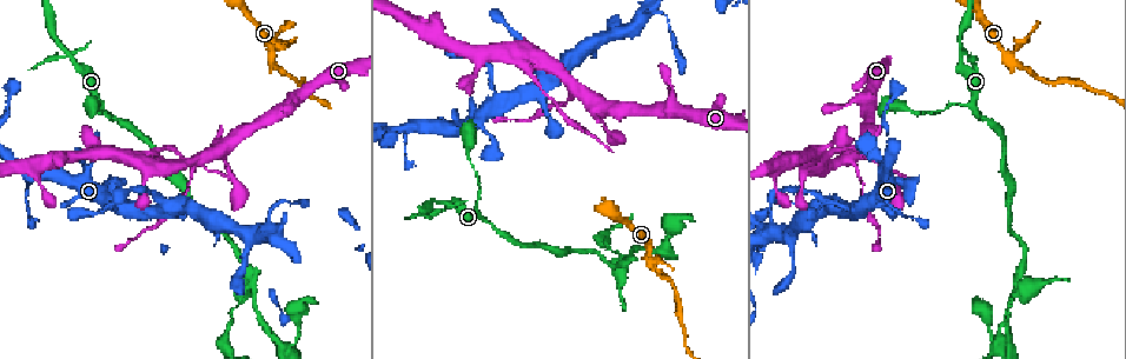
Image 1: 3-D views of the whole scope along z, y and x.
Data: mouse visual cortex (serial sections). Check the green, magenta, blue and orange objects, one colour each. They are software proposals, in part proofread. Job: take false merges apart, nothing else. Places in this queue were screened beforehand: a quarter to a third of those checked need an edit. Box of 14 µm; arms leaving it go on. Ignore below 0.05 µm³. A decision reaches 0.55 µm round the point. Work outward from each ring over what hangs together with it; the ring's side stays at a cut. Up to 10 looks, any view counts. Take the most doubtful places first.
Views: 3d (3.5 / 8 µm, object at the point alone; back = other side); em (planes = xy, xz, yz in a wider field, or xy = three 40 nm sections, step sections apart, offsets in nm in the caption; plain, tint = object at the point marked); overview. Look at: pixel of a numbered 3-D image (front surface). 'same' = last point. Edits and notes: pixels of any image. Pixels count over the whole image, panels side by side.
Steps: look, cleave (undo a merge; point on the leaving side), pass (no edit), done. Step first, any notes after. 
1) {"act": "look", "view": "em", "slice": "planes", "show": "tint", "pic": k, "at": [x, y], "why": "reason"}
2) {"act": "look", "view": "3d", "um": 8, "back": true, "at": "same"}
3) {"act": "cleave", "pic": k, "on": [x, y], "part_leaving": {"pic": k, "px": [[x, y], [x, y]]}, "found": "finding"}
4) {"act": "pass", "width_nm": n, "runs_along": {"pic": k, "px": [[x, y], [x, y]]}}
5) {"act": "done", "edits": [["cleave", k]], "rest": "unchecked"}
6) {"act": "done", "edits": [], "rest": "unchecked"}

{"act": "look", "view": "em", "slice": "xy", "step": 5, "show": "tint", "pic": 1, "at": [840, 150], "why": "calibre changes"}

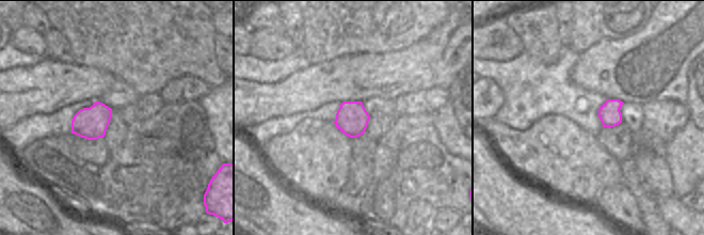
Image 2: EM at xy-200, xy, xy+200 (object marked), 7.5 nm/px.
{"act": "look", "view": "3d", "um": 3.5, "back": true, "at": "same", "why": "see where the arms go"}

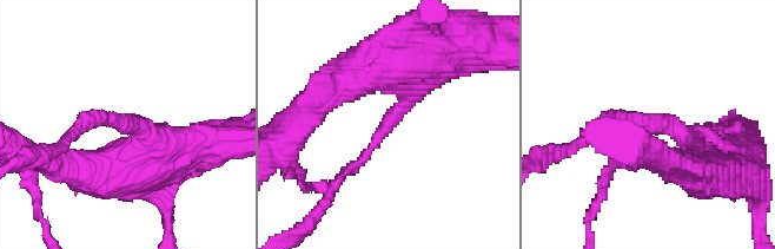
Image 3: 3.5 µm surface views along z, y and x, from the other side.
{"act": "cleave", "pic": 3, "on": [78, 124], "arm_widths_nm": [150, 300], "part_leaving": {"pic": 3, "px": [[105, 119], [83, 119], [35, 156]]}, "found": "two cells meet here"}

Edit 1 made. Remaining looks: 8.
{"act": "look", "view": "overview", "why": "redraw"}

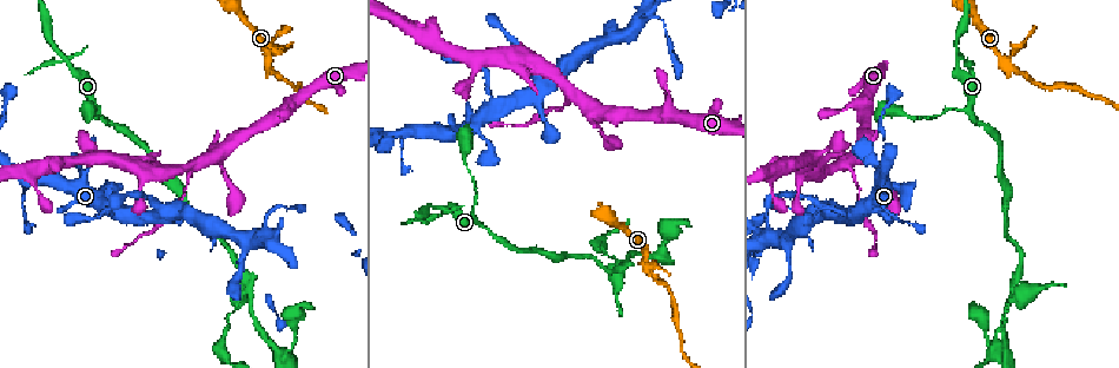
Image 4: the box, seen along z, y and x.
{"act": "look", "view": "em", "slice": "xy", "step": 2, "show": "tint", "pic": 4, "at": [272, 55], "why": "a narrow waist"}

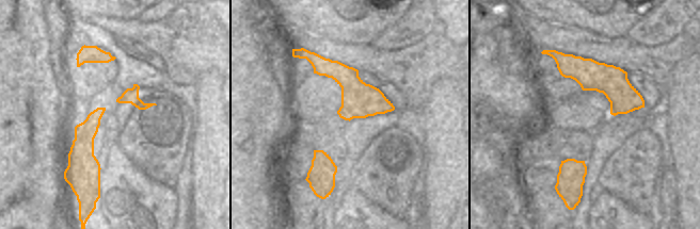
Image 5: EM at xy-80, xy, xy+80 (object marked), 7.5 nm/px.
{"act": "look", "view": "3d", "um": 3.5, "at": "same", "why": "wider look"}

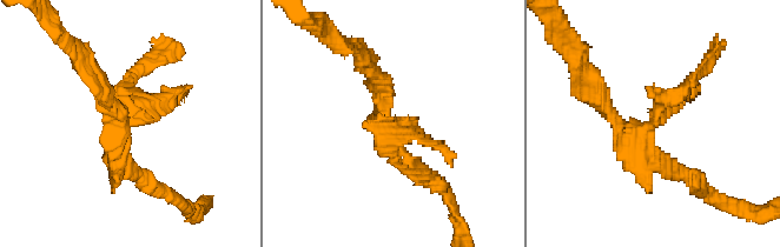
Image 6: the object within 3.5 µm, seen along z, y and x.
{"act": "cleave", "pic": 6, "on": [671, 107], "part_leaving": {"pic": 6, "px": [[639, 129], [705, 68]]}, "found": "two cells meet here"}

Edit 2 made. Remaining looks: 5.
{"act": "look", "view": "overview", "why": "see it whole again"}

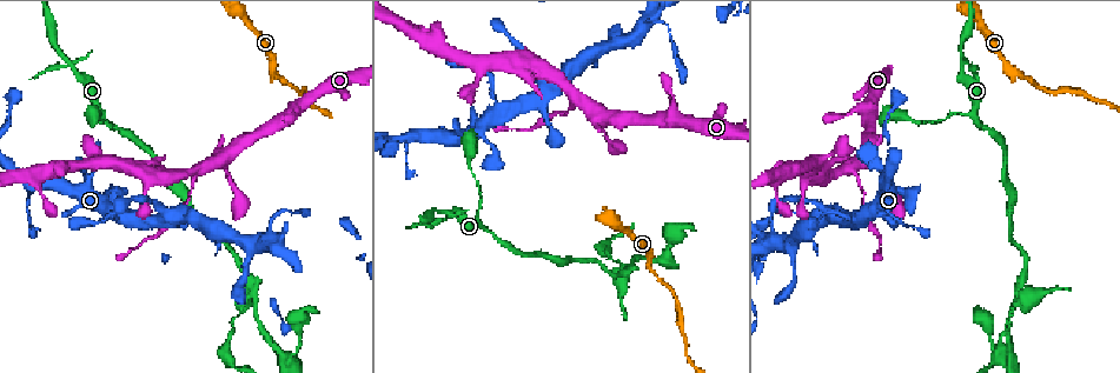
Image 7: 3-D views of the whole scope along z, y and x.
{"act": "look", "view": "3d", "um": 8, "pic": 7, "at": [960, 114], "why": "three arms meet"}

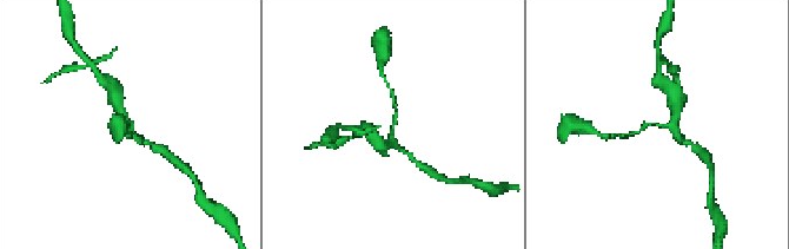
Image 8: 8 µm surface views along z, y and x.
{"act": "look", "view": "3d", "um": 3.5, "pic": 8, "at": [656, 125]}

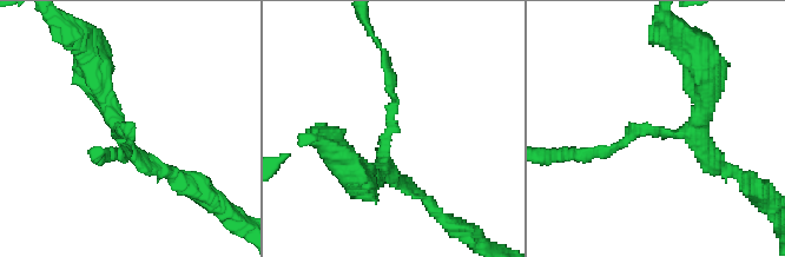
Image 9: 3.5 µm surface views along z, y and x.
{"act": "look", "view": "em", "slice": "planes", "show": "tint", "pic": 9, "at": [124, 134], "arms": 3, "arm_widths_nm": [100, 200, 300], "why": "now the EM"}

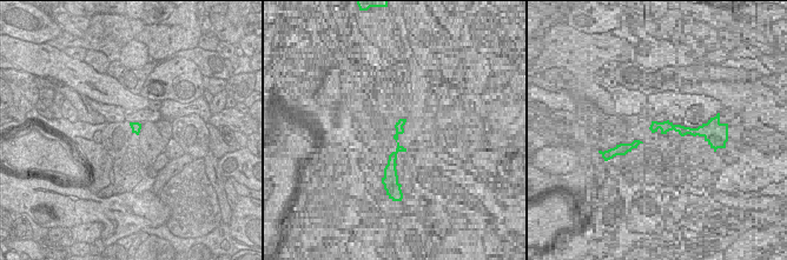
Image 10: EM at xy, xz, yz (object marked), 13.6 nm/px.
{"act": "pass", "runs_along": {"pic": 9, "px": [[705, 92], [686, 136], [638, 127], [593, 153]]}, "found": "one cell here"}

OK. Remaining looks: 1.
{"act": "done", "edits": [["cleave", 3], ["cleave", 6]], "rest": "unchecked"}

